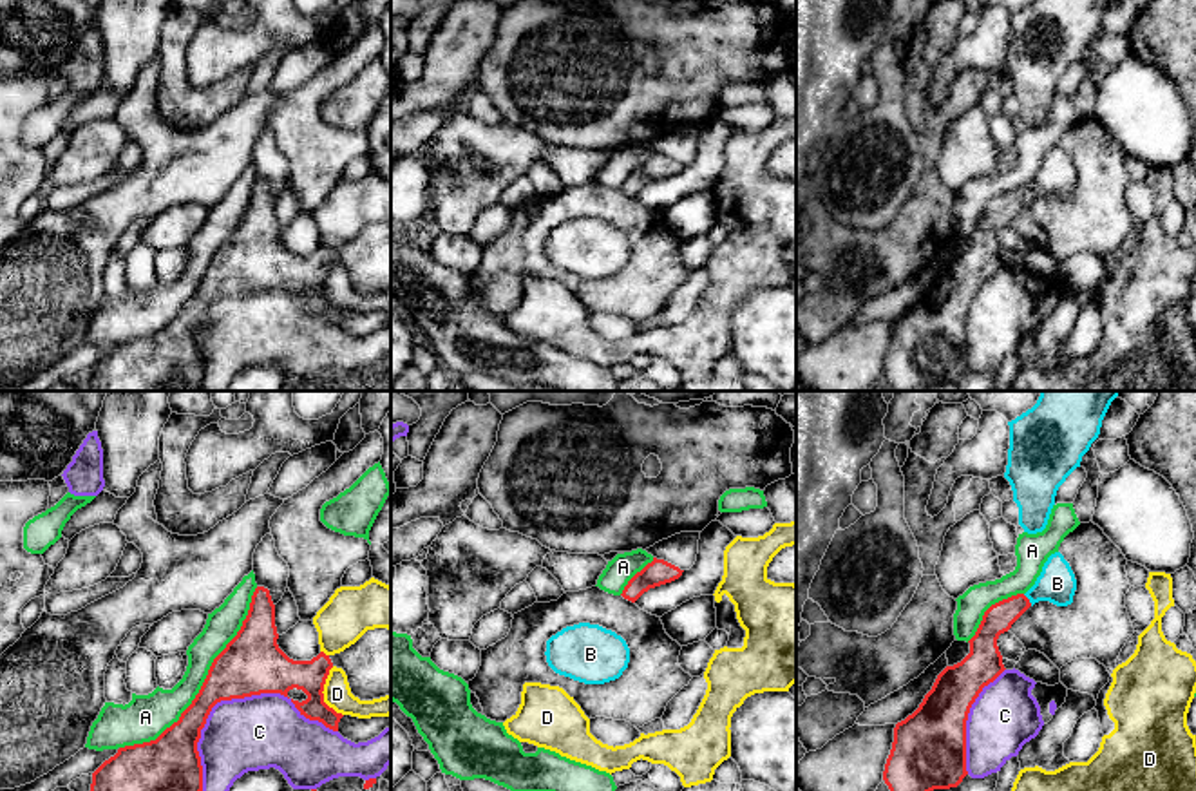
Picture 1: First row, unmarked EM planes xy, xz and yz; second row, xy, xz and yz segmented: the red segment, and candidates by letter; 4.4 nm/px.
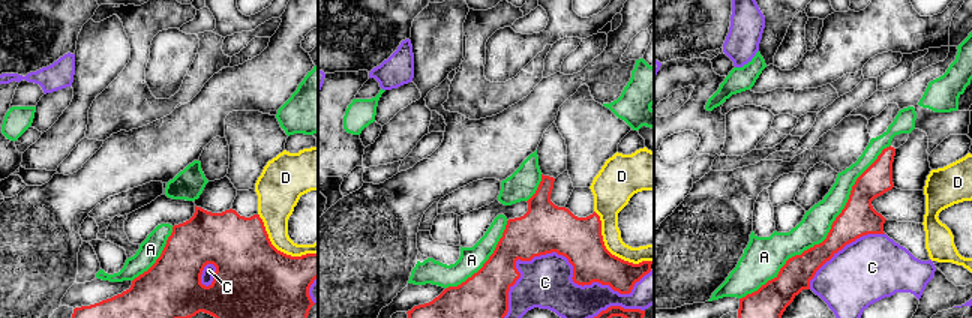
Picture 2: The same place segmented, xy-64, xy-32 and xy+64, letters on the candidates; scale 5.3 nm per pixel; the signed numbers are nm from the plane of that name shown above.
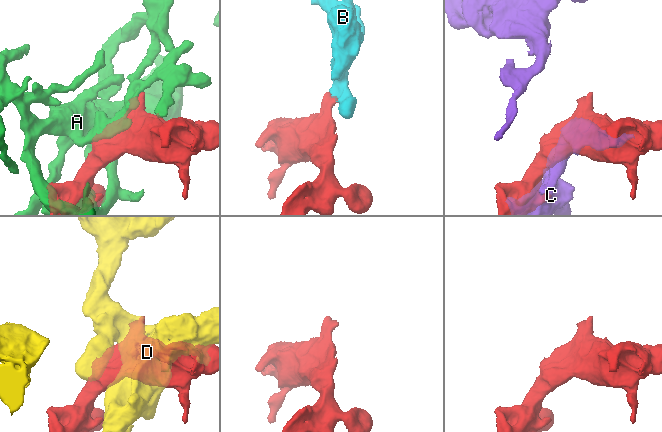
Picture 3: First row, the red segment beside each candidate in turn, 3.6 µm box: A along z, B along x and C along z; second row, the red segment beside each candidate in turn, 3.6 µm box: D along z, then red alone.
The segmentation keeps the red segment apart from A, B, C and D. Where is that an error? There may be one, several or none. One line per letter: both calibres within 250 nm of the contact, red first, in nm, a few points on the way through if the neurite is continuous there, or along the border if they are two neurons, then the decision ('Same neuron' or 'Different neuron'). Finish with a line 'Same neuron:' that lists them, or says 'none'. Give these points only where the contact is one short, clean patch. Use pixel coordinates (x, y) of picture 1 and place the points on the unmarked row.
A: Thickness 280 nm (red) against 170 nm. Different neuron
B: Thickness 130 nm (red) against 170 nm. Path across: yz (999, 212), (1028, 194), (1057, 178). Same neuron
C: Thickness 280 nm (red) against 320 nm. Different neuron
D: Thickness 190 nm (red) against 130 nm. Different neuron
Same neuron: B

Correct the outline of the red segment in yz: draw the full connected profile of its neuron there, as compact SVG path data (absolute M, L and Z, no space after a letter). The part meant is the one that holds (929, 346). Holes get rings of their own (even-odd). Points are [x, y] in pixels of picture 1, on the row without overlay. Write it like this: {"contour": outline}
{"contour": "M1060 147L1048 152L1035 179L992 199L968 235L970 248L946 261L919 302L894 322L894 337L883 375L892 391L925 391L934 384L957 382L966 366L966 315L984 281L1006 262L997 241L1001 228L1035 197L1073 197L1077 174Z"}

